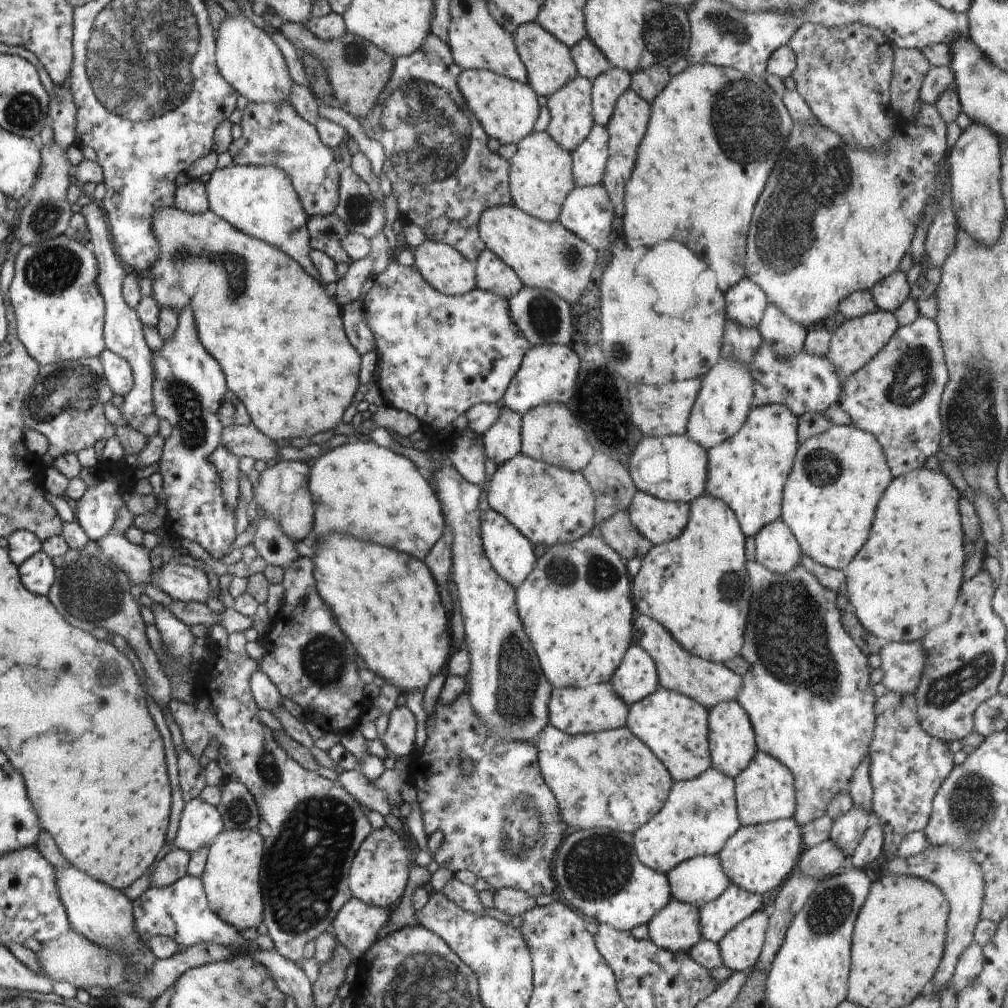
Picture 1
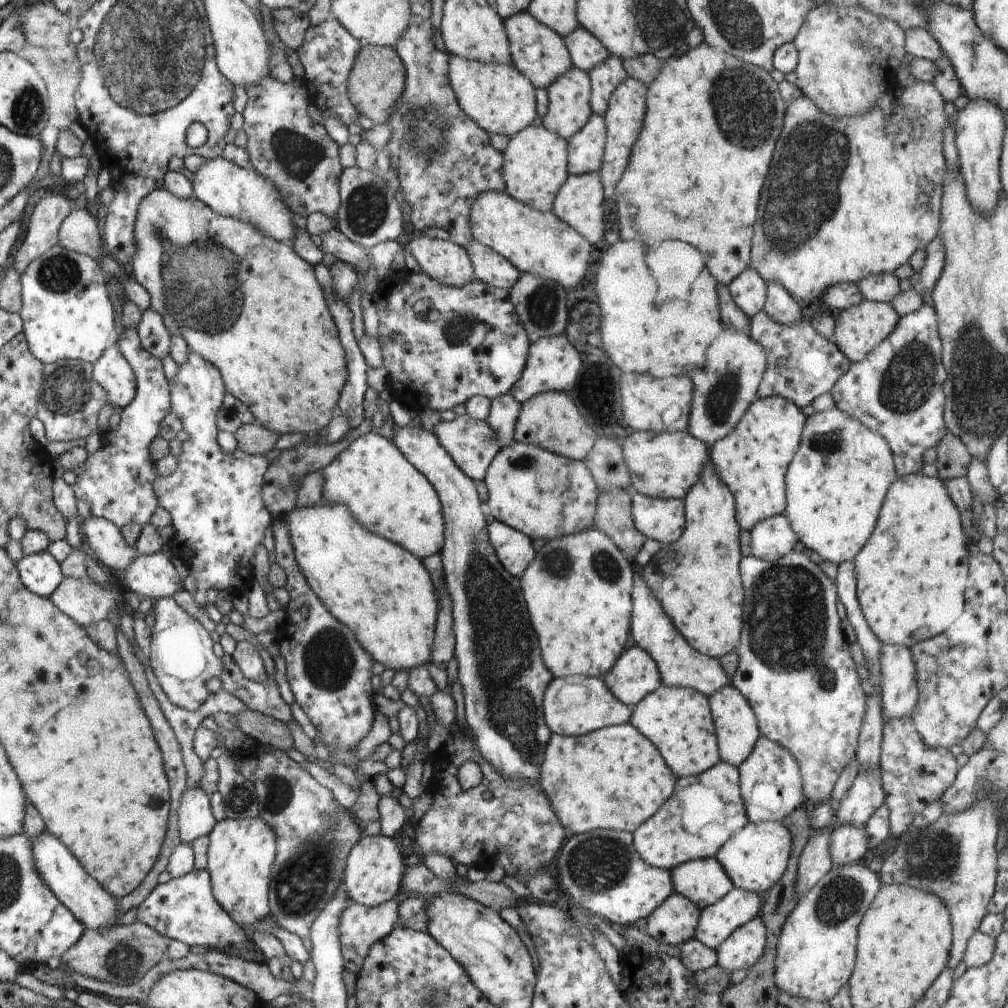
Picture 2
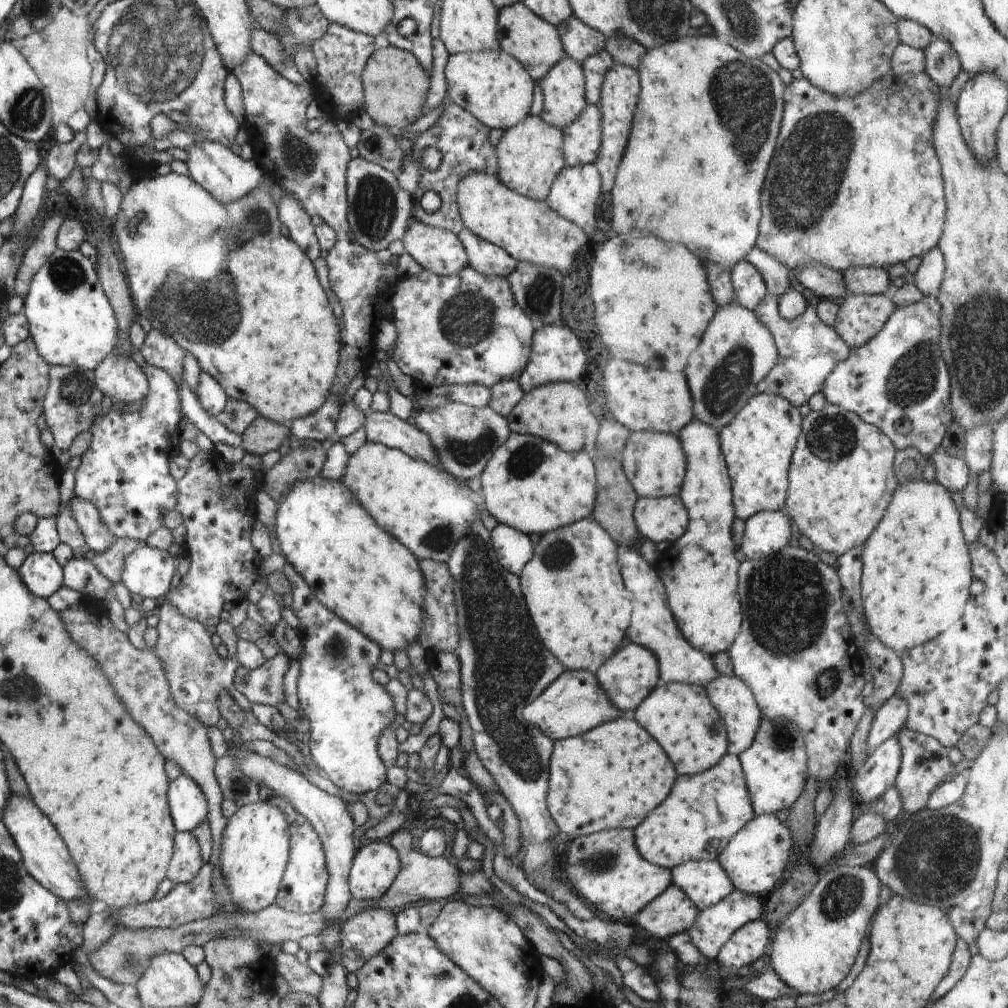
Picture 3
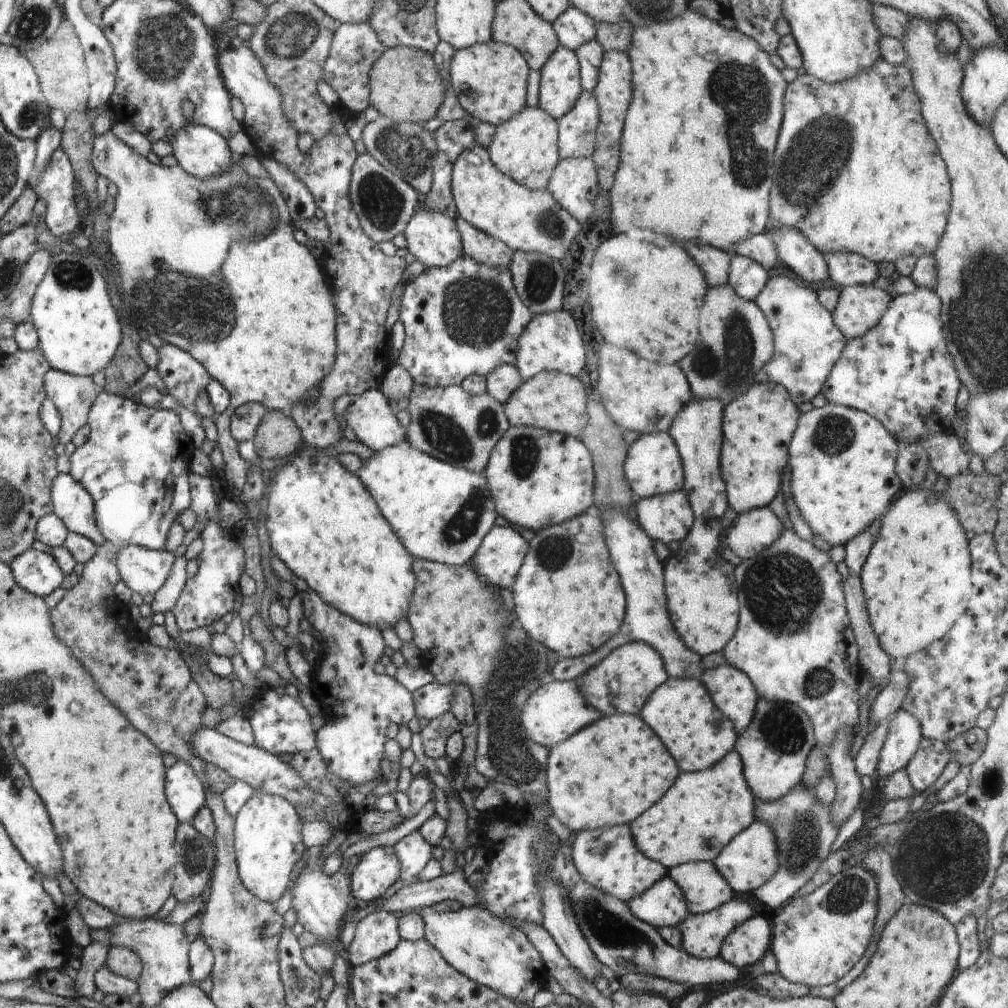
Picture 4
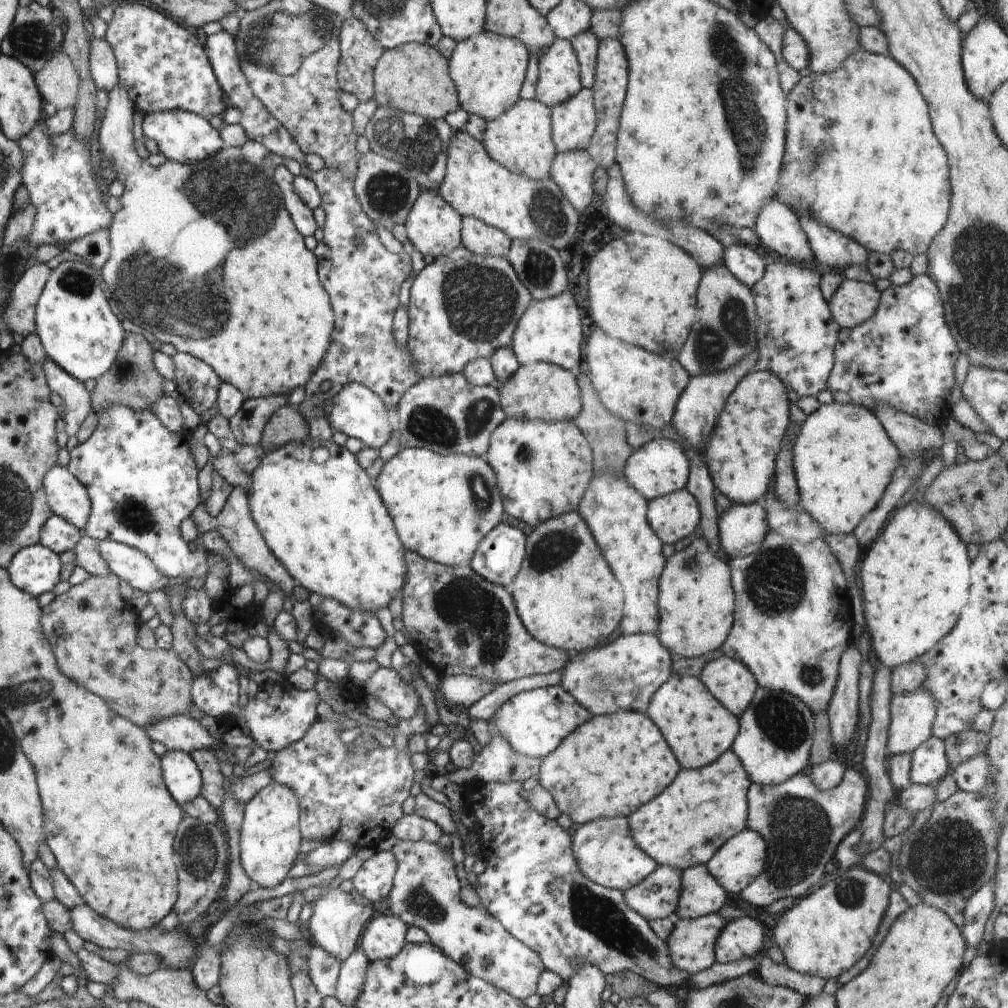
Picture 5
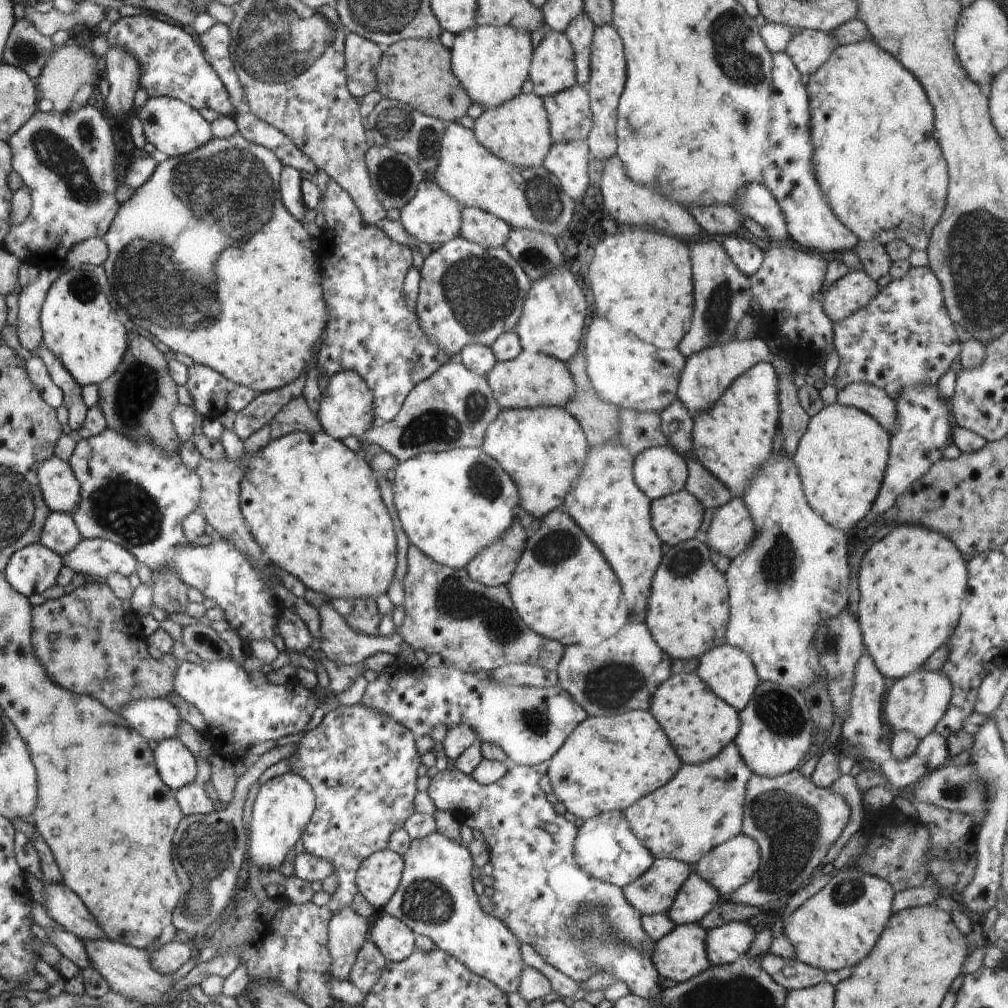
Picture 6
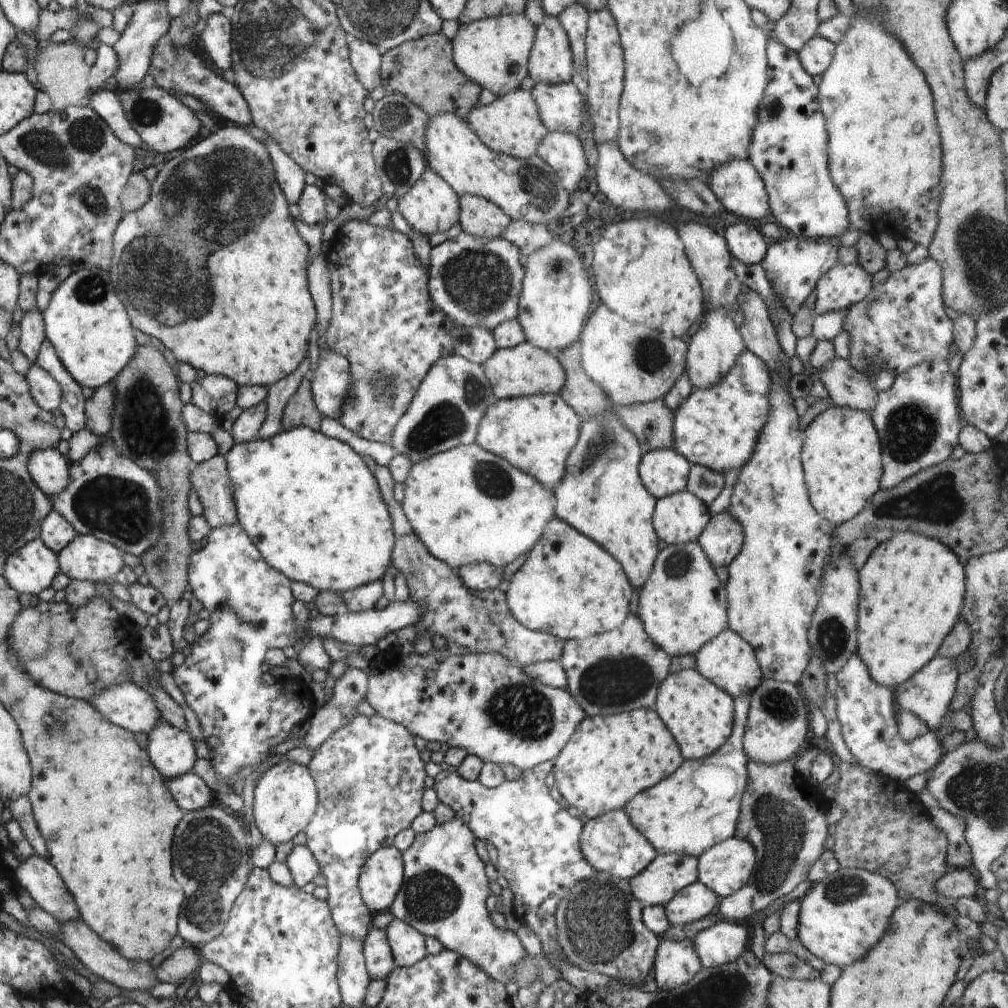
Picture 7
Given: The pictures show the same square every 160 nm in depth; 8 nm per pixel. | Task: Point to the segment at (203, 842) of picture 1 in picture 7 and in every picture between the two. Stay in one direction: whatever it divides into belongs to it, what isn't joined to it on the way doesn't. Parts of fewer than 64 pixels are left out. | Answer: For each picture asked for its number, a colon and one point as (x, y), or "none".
2: (196, 819)
3: (189, 808)
4: (186, 792)
5: (183, 776)
6: (176, 765)
7: (171, 750)

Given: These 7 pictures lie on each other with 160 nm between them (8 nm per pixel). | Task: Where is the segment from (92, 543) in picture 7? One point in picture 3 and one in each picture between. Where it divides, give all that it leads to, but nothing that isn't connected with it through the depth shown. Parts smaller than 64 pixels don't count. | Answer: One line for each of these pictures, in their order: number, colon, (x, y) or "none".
3: (148, 571)
4: (144, 570)
5: (128, 563)
6: (96, 557)

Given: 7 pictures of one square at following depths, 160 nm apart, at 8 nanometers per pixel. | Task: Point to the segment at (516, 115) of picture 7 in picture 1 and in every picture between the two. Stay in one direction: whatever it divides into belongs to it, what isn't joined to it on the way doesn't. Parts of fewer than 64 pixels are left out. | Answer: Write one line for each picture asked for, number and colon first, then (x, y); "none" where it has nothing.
1: (541, 171)
2: (534, 167)
3: (530, 155)
4: (525, 149)
5: (520, 140)
6: (517, 131)

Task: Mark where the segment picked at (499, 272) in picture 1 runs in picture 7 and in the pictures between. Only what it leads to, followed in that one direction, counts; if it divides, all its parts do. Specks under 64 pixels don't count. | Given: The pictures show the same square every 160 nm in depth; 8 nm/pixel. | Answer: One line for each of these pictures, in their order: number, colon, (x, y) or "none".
2: (488, 266)
3: (483, 256)
4: (480, 247)
5: (479, 238)
6: (477, 226)
7: (480, 217)

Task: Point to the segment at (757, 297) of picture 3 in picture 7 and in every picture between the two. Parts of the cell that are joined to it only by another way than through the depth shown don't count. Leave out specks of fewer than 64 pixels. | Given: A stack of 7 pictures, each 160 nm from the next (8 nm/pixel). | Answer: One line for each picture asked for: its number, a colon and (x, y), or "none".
4: (747, 277)
5: (744, 263)
6: (747, 257)
7: (744, 240)

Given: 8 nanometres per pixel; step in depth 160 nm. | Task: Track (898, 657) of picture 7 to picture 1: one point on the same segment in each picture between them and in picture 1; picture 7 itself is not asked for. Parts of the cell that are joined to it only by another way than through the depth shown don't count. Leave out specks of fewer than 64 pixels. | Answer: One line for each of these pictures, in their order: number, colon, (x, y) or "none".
1: (904, 581)
2: (911, 574)
3: (916, 572)
4: (916, 579)
5: (914, 579)
6: (911, 582)

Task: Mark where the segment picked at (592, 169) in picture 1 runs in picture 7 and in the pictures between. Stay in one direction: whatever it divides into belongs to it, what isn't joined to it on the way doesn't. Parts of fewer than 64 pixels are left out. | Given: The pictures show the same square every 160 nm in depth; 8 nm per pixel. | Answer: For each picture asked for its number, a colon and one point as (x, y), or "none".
2: (585, 149)
3: (582, 139)
4: (576, 137)
5: (573, 122)
6: (569, 112)
7: (561, 107)

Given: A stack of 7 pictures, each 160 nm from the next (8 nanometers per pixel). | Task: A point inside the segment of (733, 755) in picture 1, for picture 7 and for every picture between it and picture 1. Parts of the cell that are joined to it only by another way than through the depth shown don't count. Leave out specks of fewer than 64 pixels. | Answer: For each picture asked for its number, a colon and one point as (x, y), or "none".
2: (736, 728)
3: (733, 699)
4: (730, 689)
5: (730, 682)
6: (731, 674)
7: (729, 662)

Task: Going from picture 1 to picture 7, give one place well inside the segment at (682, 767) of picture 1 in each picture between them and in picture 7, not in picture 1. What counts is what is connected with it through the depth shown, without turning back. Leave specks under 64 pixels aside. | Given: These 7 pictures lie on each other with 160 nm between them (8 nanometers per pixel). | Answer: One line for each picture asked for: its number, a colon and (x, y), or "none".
2: (678, 721)
3: (680, 716)
4: (680, 711)
5: (698, 729)
6: (699, 724)
7: (700, 716)

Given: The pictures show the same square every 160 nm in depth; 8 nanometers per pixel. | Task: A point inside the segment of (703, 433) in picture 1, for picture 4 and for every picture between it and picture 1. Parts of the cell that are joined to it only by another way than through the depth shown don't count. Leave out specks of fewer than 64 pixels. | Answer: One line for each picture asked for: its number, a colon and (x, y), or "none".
2: (723, 390)
3: (736, 351)
4: (735, 340)

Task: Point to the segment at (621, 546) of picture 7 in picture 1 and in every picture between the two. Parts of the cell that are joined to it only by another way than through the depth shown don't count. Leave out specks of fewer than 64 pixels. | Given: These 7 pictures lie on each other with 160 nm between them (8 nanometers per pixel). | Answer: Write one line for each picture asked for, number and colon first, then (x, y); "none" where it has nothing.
1: (708, 683)
2: (679, 665)
3: (653, 626)
4: (631, 550)
5: (616, 514)
6: (606, 503)

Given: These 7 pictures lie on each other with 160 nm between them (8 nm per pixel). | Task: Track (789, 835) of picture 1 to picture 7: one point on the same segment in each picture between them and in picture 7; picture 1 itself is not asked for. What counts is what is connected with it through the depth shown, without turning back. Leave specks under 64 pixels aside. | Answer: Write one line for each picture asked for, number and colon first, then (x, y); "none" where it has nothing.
2: (755, 858)
3: (757, 856)
4: (751, 858)
5: (736, 864)
6: (728, 866)
7: (724, 868)

